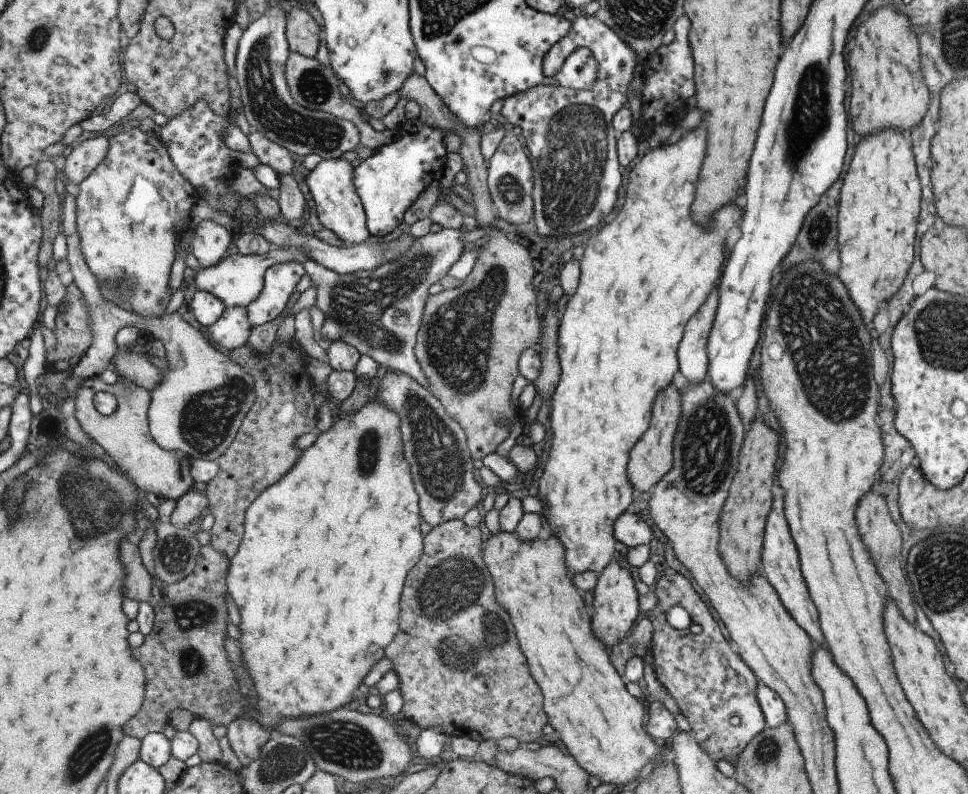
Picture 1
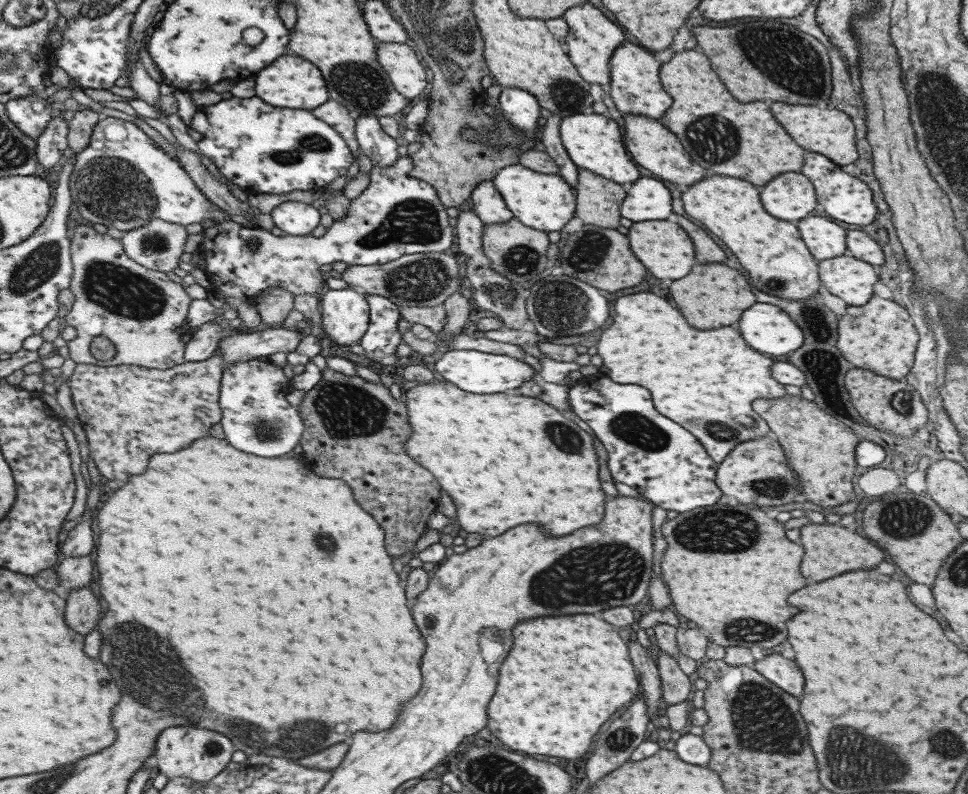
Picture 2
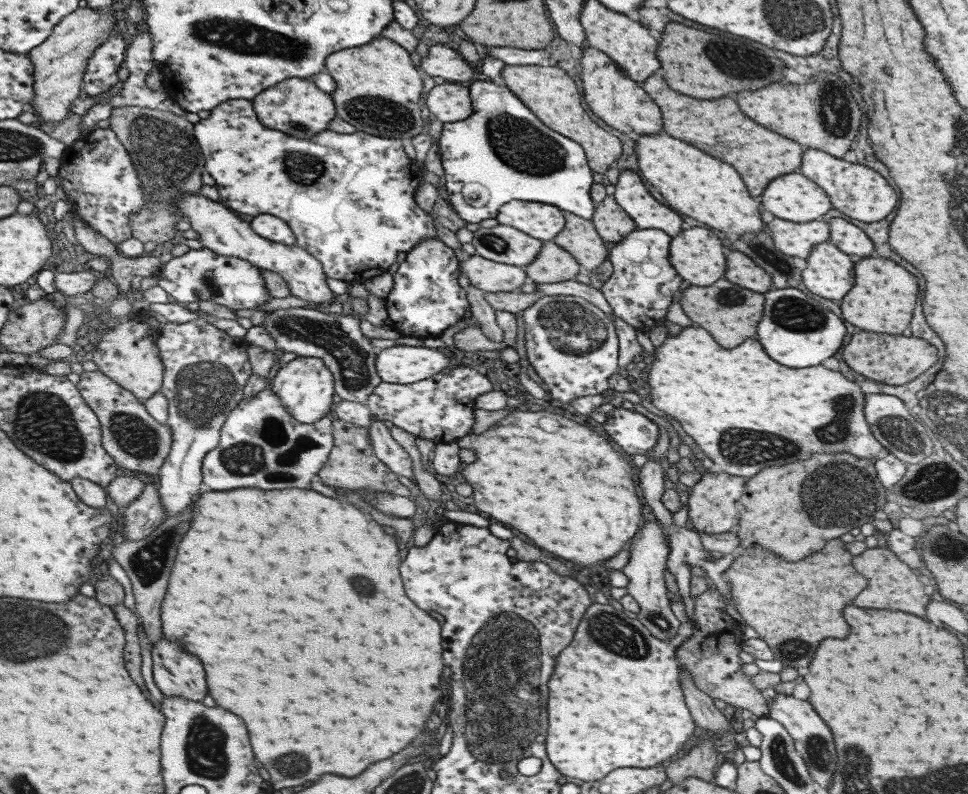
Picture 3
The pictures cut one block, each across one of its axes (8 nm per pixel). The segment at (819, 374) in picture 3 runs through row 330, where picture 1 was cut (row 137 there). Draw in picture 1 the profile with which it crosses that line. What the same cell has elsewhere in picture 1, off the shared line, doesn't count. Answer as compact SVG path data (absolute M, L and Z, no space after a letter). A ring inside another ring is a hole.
M699 124L677 142L651 149L631 168L619 212L583 244L585 250L579 262L581 276L575 294L559 319L557 354L561 378L553 392L553 408L549 414L553 434L551 456L539 478L538 492L547 504L549 528L565 548L565 566L573 572L587 570L599 574L616 556L611 526L635 497L625 480L629 450L647 430L657 392L671 382L678 370L675 352L683 326L717 282L725 260L727 230L739 222L741 208L737 204L719 208L707 228L691 220L689 206L705 156L703 152L705 124Z

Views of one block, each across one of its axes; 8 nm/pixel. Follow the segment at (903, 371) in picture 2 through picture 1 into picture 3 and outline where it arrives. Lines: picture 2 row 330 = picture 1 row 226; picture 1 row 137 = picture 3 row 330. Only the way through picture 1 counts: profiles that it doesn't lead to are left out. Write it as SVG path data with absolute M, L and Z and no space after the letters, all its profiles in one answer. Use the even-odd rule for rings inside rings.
M863 258L853 264L855 284L841 300L841 318L861 330L901 335L906 333L917 298L917 278L887 258Z

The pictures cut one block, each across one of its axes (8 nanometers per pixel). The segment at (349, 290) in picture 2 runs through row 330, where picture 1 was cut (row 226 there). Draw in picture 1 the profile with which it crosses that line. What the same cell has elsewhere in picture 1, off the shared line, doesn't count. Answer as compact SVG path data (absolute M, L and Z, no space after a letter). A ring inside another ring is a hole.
M326 158L321 159L312 170L305 173L304 178L302 179L303 187L309 190L309 194L311 194L311 198L313 198L318 221L323 228L329 229L335 234L338 243L337 245L357 244L370 238L370 234L366 229L364 210L352 183L353 169L354 168L349 161L344 160L343 158Z

